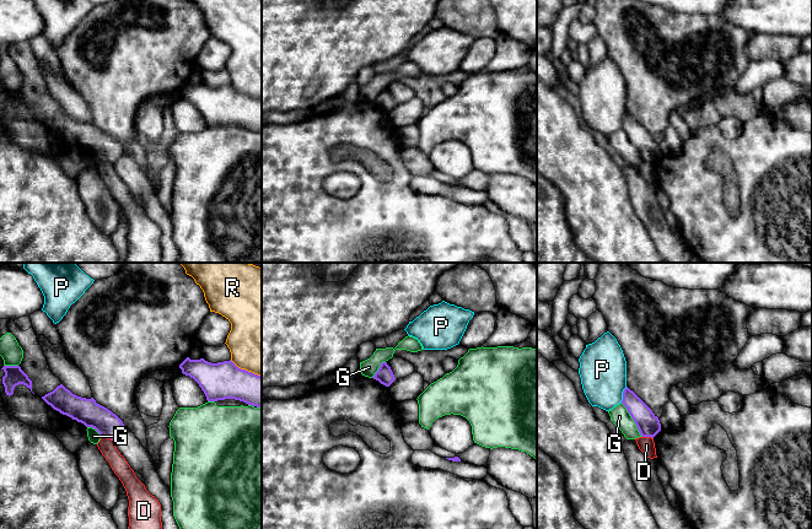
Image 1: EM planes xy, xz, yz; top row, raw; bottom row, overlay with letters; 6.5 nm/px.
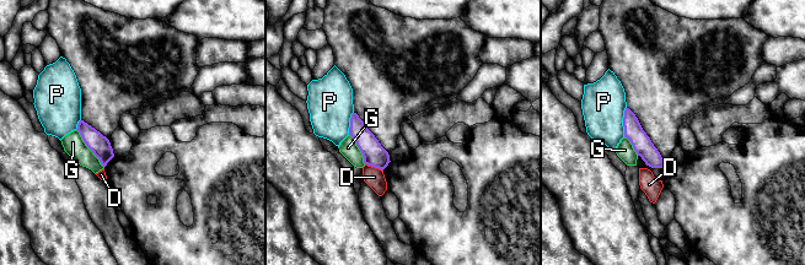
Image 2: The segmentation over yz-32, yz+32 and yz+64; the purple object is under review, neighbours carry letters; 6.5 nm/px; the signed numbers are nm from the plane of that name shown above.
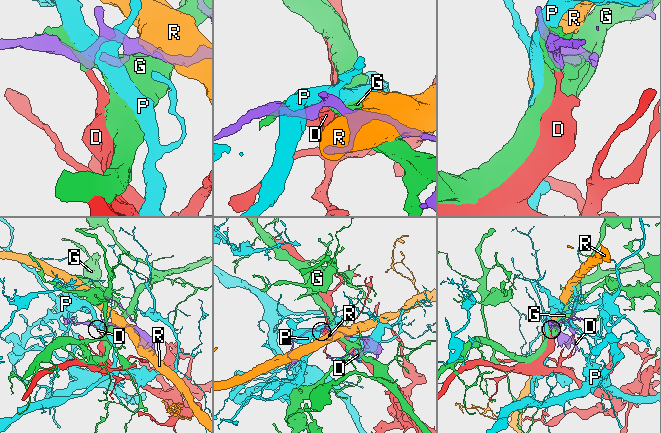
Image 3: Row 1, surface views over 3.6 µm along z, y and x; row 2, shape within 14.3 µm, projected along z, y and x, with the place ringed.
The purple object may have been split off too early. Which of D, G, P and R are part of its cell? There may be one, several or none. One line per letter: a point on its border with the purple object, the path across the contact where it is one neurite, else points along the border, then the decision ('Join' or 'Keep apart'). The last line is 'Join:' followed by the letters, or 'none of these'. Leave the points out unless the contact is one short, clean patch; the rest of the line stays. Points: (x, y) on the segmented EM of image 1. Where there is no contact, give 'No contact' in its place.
D: Touches purple at xy (107, 437). Boundary: xy (101, 436), (112, 440). Keep apart
G: Touches purple at yz (633, 419). Keep apart
P: Touches purple at yz (623, 394). Keep apart
R: Touches purple at xy (245, 370). Keep apart
Join: none of these

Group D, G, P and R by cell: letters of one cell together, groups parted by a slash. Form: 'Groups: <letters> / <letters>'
Groups: D / G / P / R

